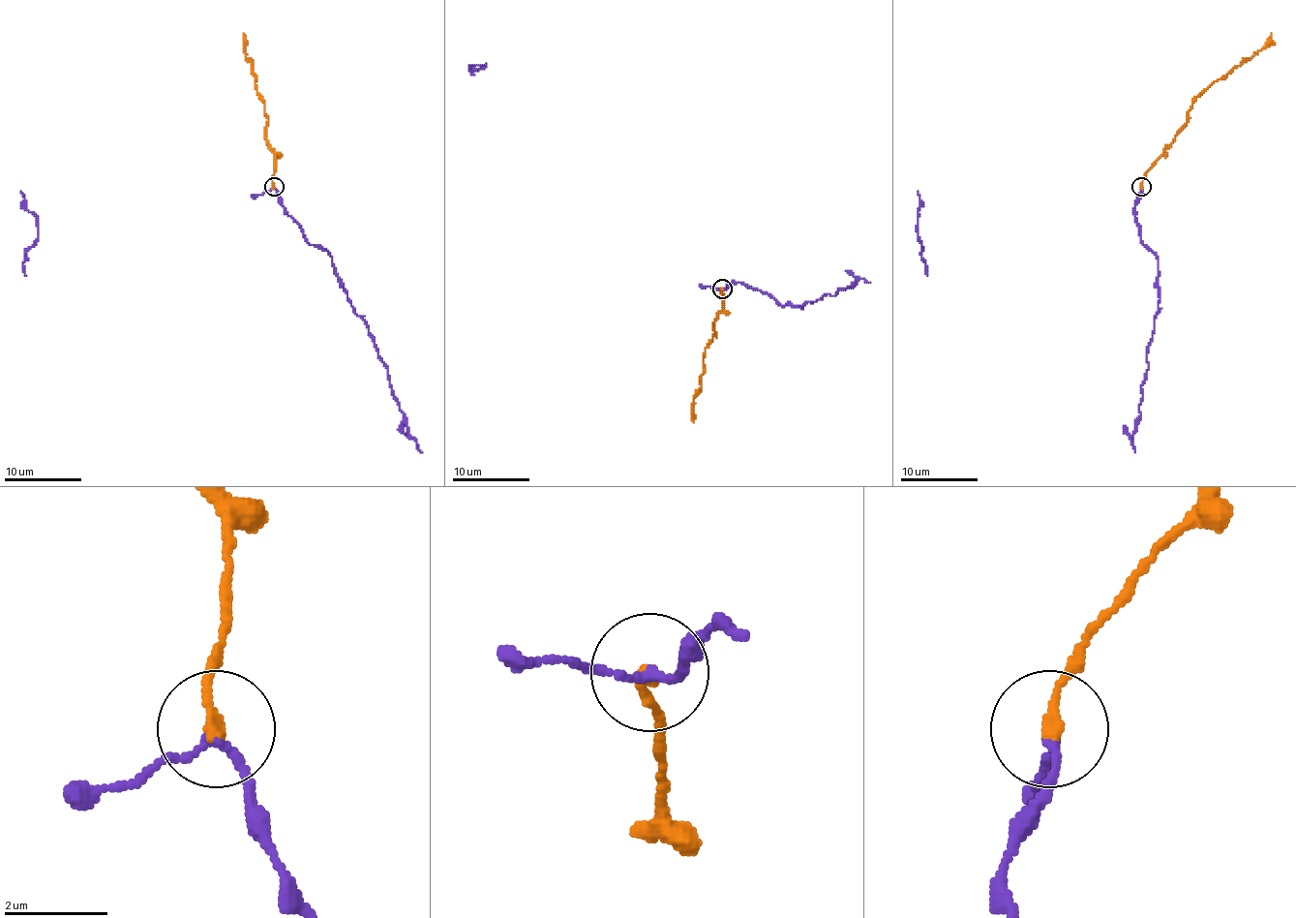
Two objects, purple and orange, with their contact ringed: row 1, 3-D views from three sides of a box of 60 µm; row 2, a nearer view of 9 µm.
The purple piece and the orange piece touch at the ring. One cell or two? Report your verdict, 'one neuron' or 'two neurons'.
one neuron

